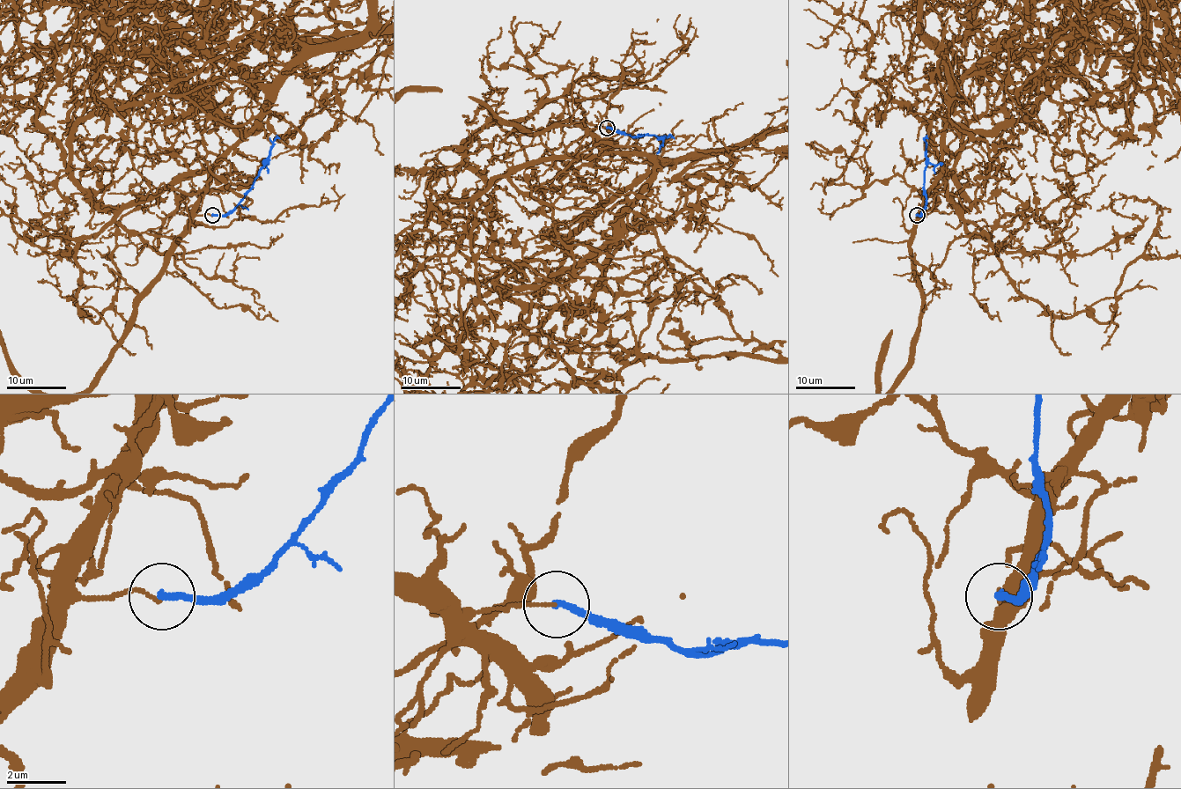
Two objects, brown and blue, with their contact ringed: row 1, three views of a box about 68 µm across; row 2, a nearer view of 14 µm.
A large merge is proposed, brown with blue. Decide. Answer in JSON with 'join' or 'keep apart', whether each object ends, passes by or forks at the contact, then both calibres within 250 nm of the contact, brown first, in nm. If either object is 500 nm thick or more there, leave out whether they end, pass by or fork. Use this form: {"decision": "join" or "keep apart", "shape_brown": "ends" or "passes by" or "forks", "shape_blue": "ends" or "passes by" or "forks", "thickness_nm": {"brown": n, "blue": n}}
{"decision": "keep apart", "shape_brown": "ends", "shape_blue": "ends", "thickness_nm": {"brown": 100, "blue": 240}}

